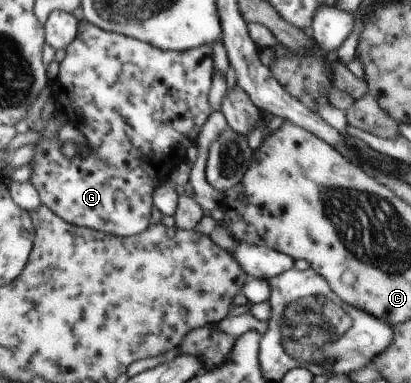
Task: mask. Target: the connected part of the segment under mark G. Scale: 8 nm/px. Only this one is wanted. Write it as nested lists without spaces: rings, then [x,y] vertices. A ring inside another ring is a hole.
[[[88,19],[80,22],[80,29],[61,63],[59,80],[67,93],[66,109],[72,123],[89,140],[89,146],[80,147],[78,155],[67,158],[61,140],[41,142],[32,162],[31,181],[41,193],[43,204],[69,222],[121,237],[137,236],[153,225],[159,164],[165,166],[161,156],[167,158],[169,176],[175,166],[185,163],[189,148],[197,144],[214,112],[210,96],[215,80],[216,52],[209,44],[183,52],[163,50],[135,37],[107,31]]]

